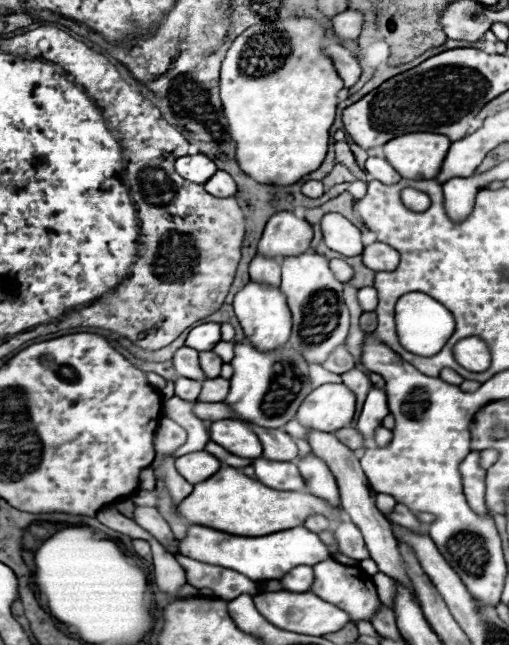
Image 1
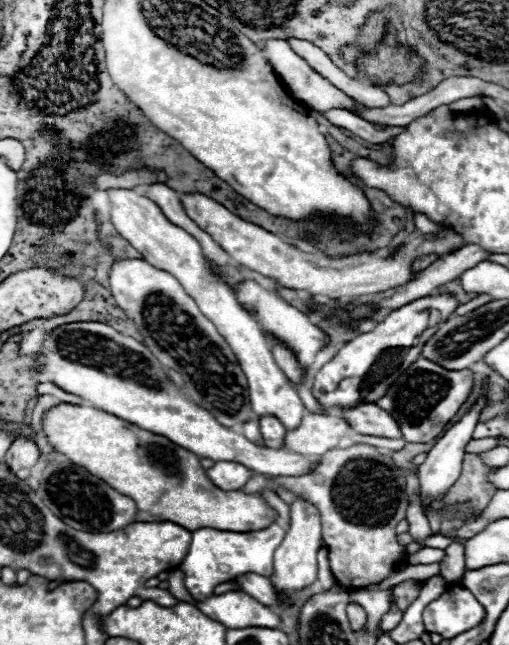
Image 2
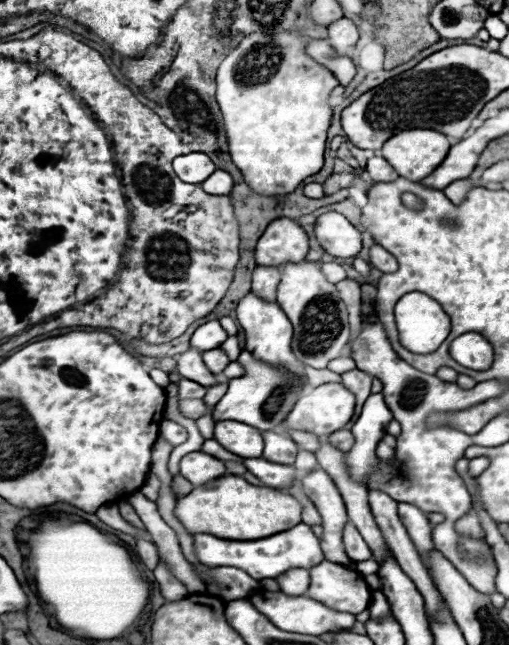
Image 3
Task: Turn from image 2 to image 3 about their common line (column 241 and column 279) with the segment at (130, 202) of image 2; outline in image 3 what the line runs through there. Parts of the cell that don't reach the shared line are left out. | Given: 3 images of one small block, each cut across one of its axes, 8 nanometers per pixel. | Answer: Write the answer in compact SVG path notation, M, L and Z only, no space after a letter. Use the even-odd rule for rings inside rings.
M248 292L236 306L236 316L240 326L246 332L246 350L254 354L254 358L268 362L272 366L282 366L288 368L290 372L304 376L304 368L302 364L298 364L296 356L292 354L290 348L290 340L292 340L292 324L288 320L288 316L284 314L284 310L276 304L276 302L268 302L262 300L260 296L256 296L254 292Z

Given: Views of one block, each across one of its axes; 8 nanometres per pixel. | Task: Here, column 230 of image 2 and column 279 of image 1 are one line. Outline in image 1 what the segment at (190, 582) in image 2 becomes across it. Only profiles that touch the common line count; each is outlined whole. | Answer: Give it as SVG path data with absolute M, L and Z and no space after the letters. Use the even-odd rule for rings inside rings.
M192 524L192 526L188 526L186 538L178 542L178 548L180 548L182 556L194 558L204 564L232 568L232 570L248 576L254 582L280 580L286 572L290 572L290 568L296 568L298 564L312 566L312 564L318 564L318 562L330 558L326 544L322 544L322 540L314 532L306 530L304 526L274 532L268 536L246 538L246 536L232 536L232 534L212 530L212 528Z

